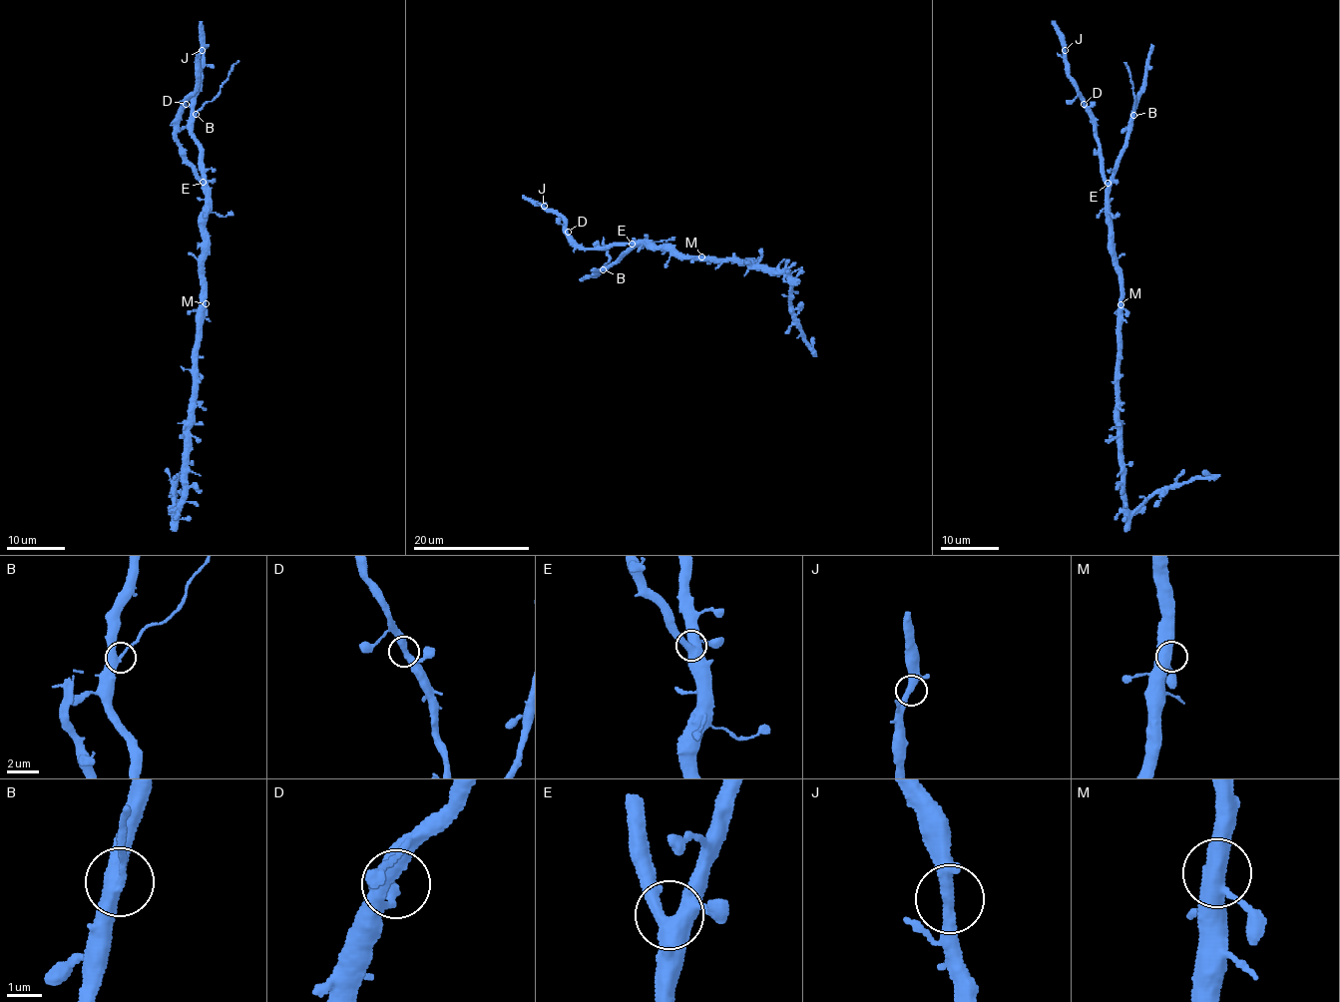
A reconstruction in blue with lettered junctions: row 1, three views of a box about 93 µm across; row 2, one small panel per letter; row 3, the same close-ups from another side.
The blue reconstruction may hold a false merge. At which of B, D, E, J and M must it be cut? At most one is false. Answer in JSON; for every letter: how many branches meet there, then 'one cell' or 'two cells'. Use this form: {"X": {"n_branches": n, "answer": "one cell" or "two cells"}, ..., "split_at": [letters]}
{"B": {"n_branches": 3, "answer": "two cells"}, "D": {"n_branches": 3, "answer": "one cell"}, "E": {"n_branches": 3, "answer": "one cell"}, "J": {"n_branches": 3, "answer": "one cell"}, "M": {"n_branches": 3, "answer": "one cell"}, "split_at": ["B"]}

